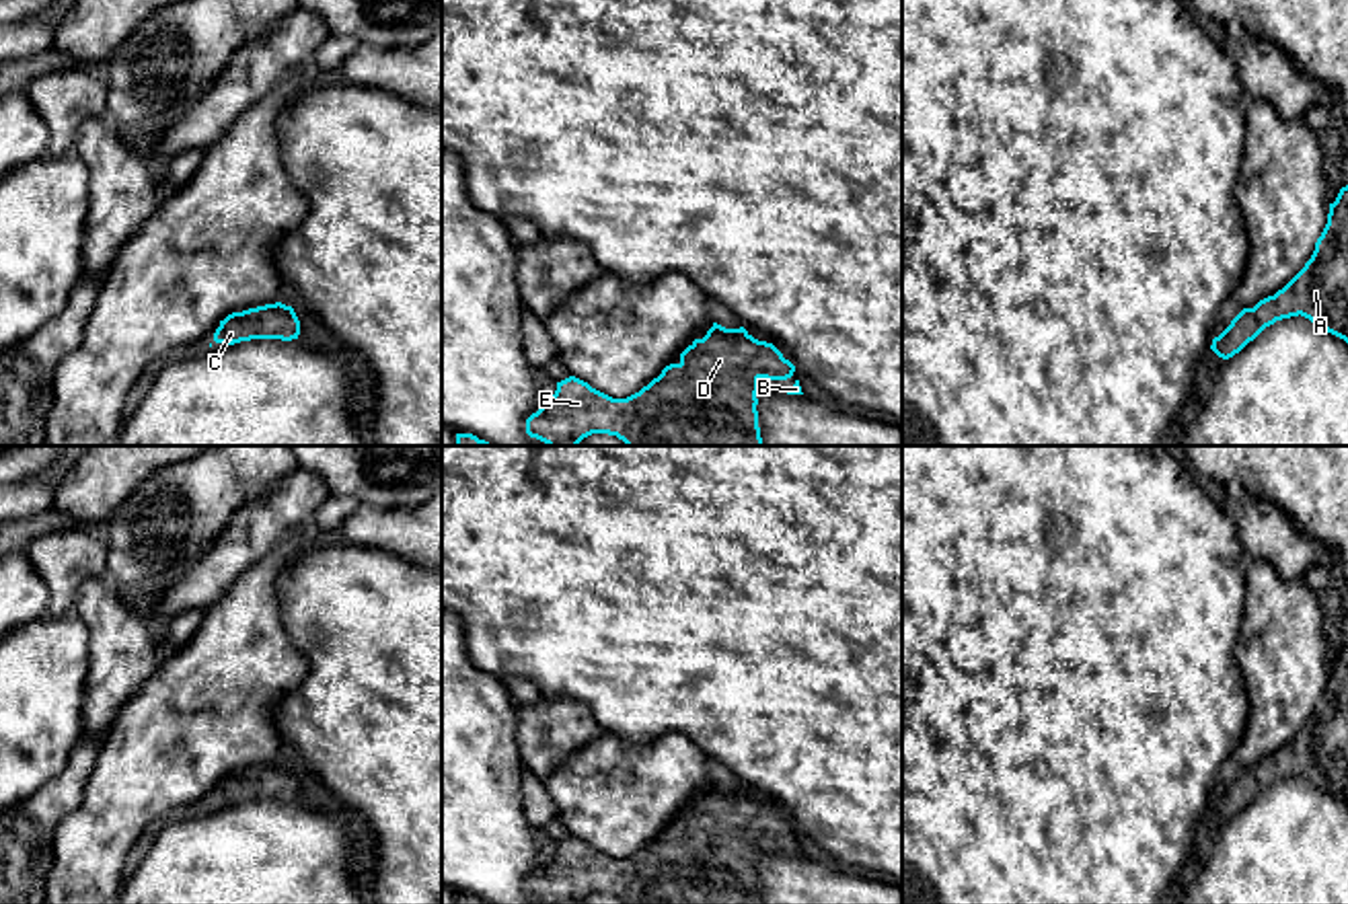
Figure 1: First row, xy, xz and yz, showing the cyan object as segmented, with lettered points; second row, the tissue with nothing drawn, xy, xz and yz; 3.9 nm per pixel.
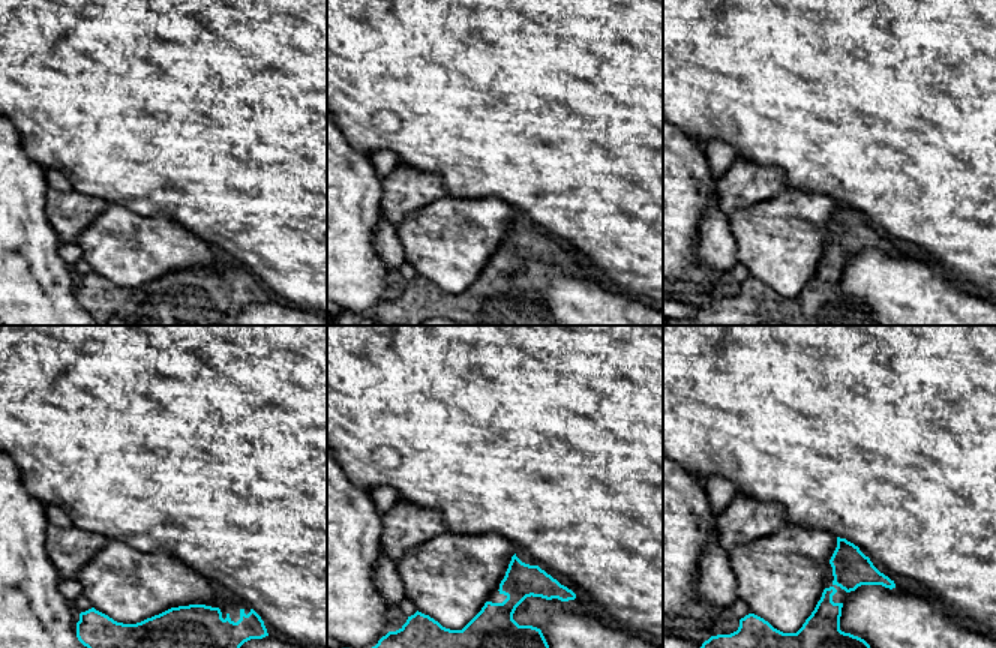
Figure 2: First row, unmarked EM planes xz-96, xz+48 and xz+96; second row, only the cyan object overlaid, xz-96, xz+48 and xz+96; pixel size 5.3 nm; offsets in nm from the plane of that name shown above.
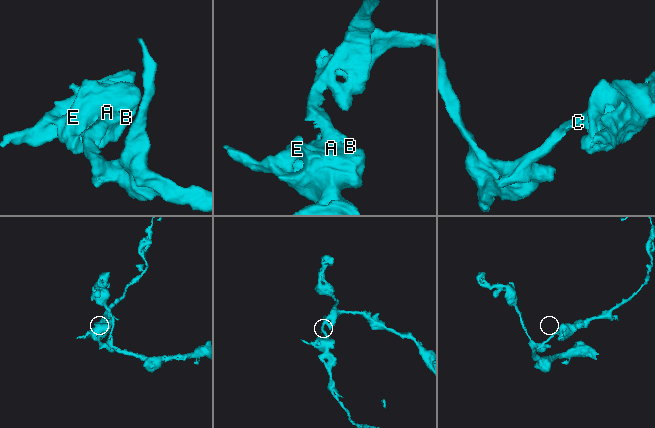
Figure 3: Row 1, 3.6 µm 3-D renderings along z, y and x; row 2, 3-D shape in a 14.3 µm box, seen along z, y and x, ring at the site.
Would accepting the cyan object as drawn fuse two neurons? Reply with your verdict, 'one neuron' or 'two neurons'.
one neuron

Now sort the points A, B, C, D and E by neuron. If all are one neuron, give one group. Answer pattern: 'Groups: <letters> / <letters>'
Groups: A B C D E

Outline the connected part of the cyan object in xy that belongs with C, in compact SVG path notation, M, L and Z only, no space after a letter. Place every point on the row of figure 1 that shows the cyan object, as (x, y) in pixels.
M282 302L232 312L214 333L214 341L234 345L251 339L282 339L292 341L300 335L300 321L292 306Z

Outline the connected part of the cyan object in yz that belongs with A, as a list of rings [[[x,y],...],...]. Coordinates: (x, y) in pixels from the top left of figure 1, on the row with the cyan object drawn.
[[[1348,185],[1330,203],[1327,224],[1305,267],[1274,296],[1243,308],[1210,349],[1229,360],[1266,327],[1299,314],[1348,343]]]

